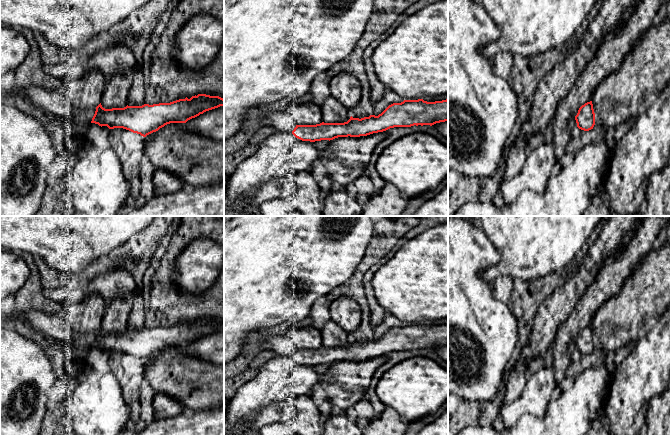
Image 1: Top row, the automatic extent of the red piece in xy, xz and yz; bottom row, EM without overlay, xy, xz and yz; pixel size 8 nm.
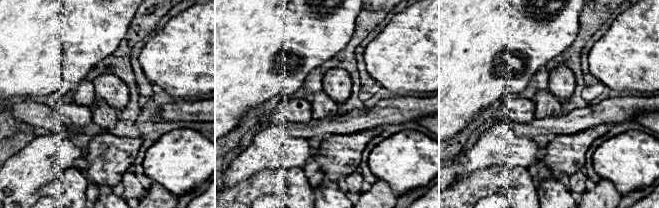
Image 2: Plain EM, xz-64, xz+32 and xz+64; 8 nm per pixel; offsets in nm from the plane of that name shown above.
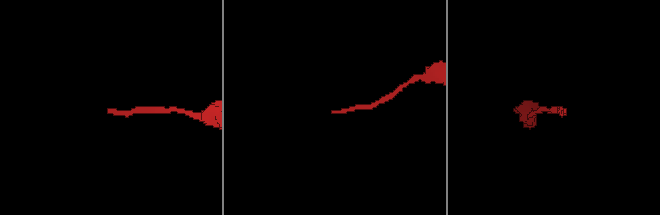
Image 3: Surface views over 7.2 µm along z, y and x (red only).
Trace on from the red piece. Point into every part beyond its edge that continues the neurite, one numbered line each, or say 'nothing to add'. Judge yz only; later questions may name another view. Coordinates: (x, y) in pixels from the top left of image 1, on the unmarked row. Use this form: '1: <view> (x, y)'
nothing to add

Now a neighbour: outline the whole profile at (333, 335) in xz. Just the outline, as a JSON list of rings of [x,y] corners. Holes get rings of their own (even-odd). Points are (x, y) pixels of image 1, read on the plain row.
[[[330,319],[323,322],[321,334],[324,347],[344,347],[351,341],[350,335]]]

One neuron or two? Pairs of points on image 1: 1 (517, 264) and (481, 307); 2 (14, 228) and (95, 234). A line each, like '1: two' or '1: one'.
1: two
2: one

